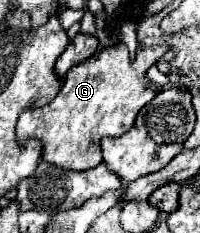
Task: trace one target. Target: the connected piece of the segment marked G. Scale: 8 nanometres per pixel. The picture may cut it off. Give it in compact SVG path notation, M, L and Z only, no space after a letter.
M124 43L106 47L104 51L100 51L100 55L86 59L84 63L72 67L72 71L68 71L68 75L64 77L62 89L58 91L58 95L44 107L34 107L28 109L20 115L18 125L16 125L16 137L18 143L24 145L28 143L28 139L38 139L42 143L42 161L60 167L60 169L68 169L68 171L86 171L92 169L96 165L102 163L102 153L100 153L100 139L102 137L118 137L124 135L132 125L134 119L138 115L138 111L160 91L158 85L152 85L146 79L146 71L160 61L160 57L168 51L168 45L158 45L158 47L138 47L136 59L130 61L128 59L128 49Z

